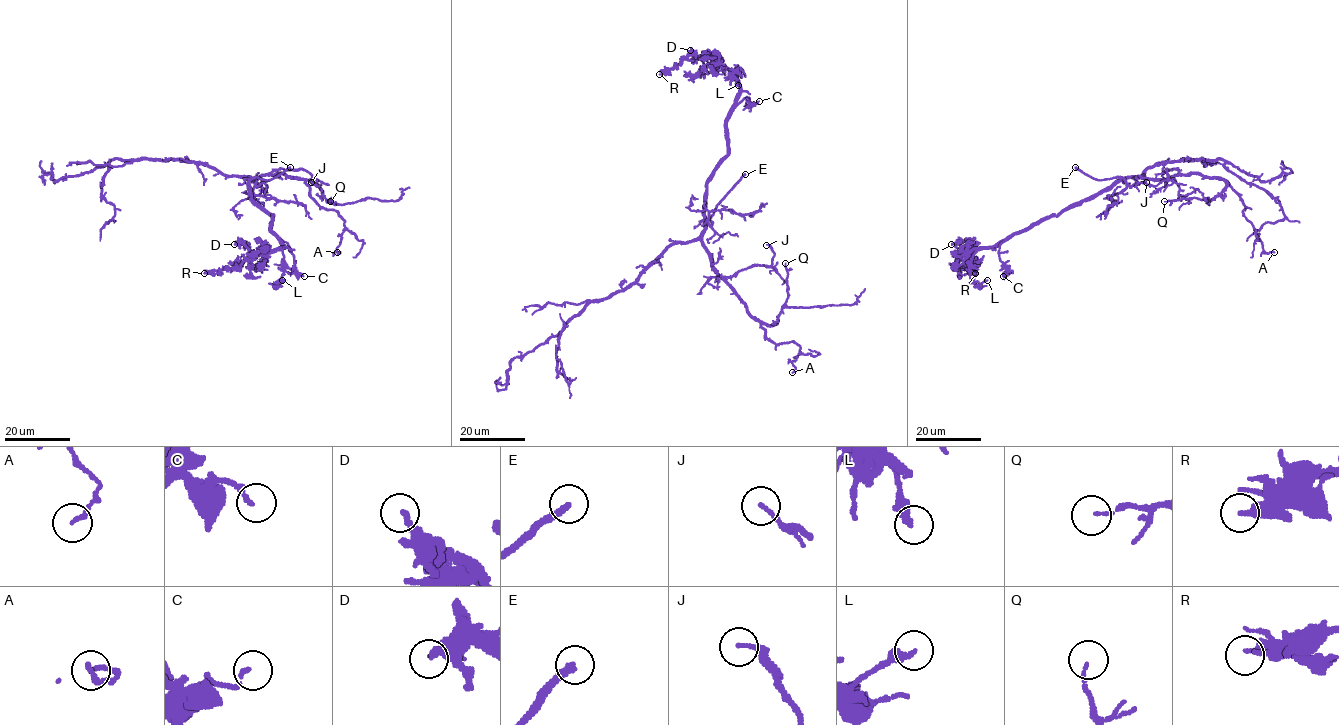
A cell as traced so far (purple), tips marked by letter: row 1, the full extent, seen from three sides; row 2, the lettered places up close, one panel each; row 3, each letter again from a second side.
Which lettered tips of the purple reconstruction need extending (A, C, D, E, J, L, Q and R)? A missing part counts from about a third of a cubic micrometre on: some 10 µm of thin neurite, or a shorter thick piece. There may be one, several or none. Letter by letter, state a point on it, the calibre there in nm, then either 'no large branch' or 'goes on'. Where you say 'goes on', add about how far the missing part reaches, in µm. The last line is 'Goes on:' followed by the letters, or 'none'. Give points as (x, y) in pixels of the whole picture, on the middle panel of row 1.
A: (792, 372) | 150 nm | no large branch
C: (759, 101) | 150 nm | no large branch
D: (690, 50) | 240 nm | no large branch
E: (745, 174) | 300 nm | goes on | 20 µm
J: (766, 245) | 140 nm | no large branch
L: (738, 85) | 300 nm | no large branch
Q: (785, 263) | 100 nm | no large branch
R: (659, 74) | 360 nm | no large branch
Goes on: E

